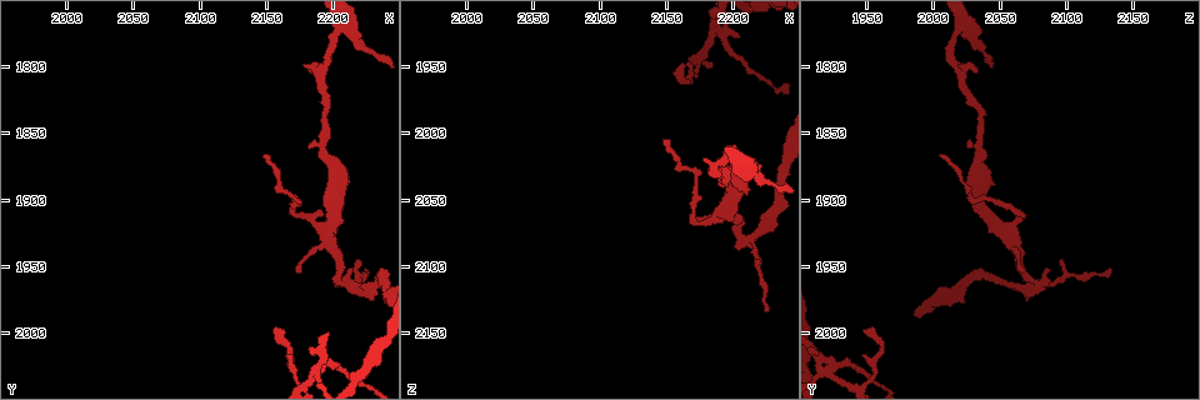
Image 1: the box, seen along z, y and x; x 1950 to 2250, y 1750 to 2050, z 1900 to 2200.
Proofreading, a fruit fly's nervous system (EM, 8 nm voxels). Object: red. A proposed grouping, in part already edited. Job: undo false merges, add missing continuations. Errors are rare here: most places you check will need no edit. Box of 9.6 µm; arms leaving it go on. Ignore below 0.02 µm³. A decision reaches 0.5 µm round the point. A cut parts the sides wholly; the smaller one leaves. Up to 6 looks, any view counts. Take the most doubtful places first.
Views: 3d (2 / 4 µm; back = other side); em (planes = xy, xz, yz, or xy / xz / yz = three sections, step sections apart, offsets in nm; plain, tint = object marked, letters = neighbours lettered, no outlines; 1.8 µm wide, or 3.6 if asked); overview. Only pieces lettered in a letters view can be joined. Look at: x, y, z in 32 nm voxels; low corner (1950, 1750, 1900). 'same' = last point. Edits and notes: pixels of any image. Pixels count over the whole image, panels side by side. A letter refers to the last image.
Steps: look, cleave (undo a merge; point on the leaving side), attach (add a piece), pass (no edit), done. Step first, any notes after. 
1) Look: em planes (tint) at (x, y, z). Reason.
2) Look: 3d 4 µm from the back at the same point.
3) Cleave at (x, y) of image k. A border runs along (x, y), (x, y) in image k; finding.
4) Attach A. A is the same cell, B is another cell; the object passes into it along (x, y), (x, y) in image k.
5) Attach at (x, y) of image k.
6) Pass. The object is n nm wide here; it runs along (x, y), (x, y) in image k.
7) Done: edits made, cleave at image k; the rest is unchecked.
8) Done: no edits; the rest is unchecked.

Look: em yz step 4 (tint) at (2188, 2030, 1922). Four or more arms meet.

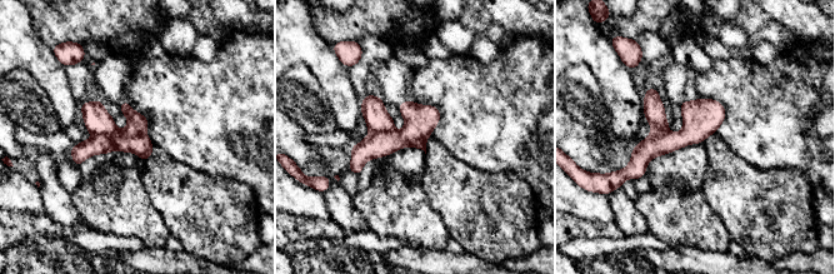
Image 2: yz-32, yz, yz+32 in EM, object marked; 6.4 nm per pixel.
Look: em planes (letters) at the same point.

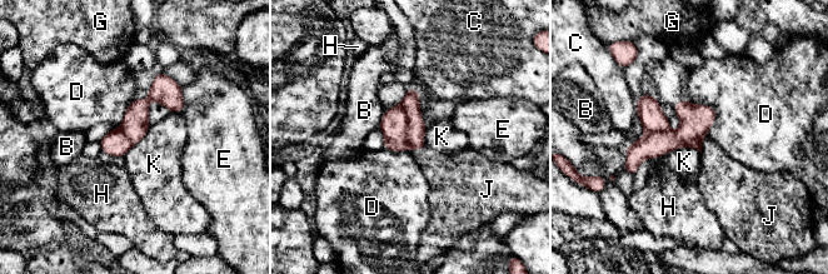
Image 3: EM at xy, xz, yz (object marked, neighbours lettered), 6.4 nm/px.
Cleave at (415, 130) of image 3. B, C, D, E, G, H, J and K are other cells; two neurons meet here.

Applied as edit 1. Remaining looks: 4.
Look: em planes (plain) at (2176, 1800, 2018). An open end.

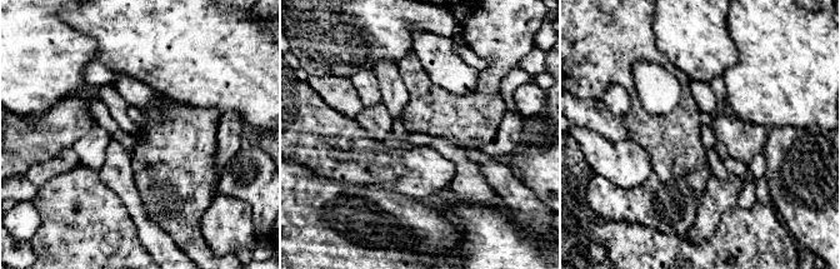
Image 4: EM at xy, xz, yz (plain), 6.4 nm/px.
Look: em planes (letters) at the same point. What lies round it.

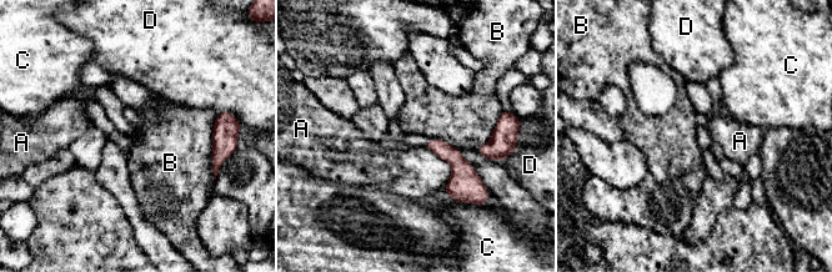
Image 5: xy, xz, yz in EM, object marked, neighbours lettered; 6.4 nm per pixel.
Pass. A, B, C and D are other cells; a border runs along (217, 114), (212, 134), (212, 174) in image 5; none of them fits.

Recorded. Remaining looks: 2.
Look: em planes (letters) at (2148, 1868, 2002). An open end.

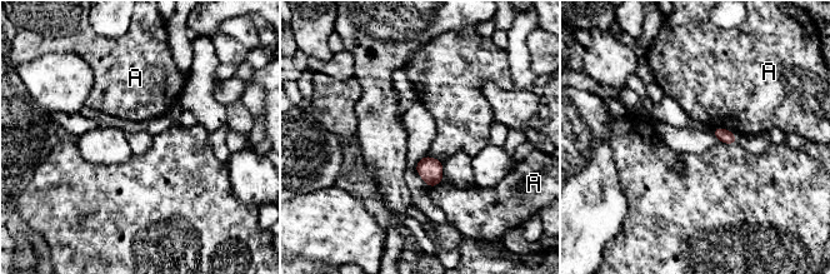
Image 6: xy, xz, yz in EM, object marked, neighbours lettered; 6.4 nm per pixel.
Pass. The object is 90 nm wide here; A is another cell; a border runs along (713, 128), (725, 128), (731, 131) in image 6; none of them fits.

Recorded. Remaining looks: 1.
Done: edits made, cleave at image 3; the rest is unchecked.

